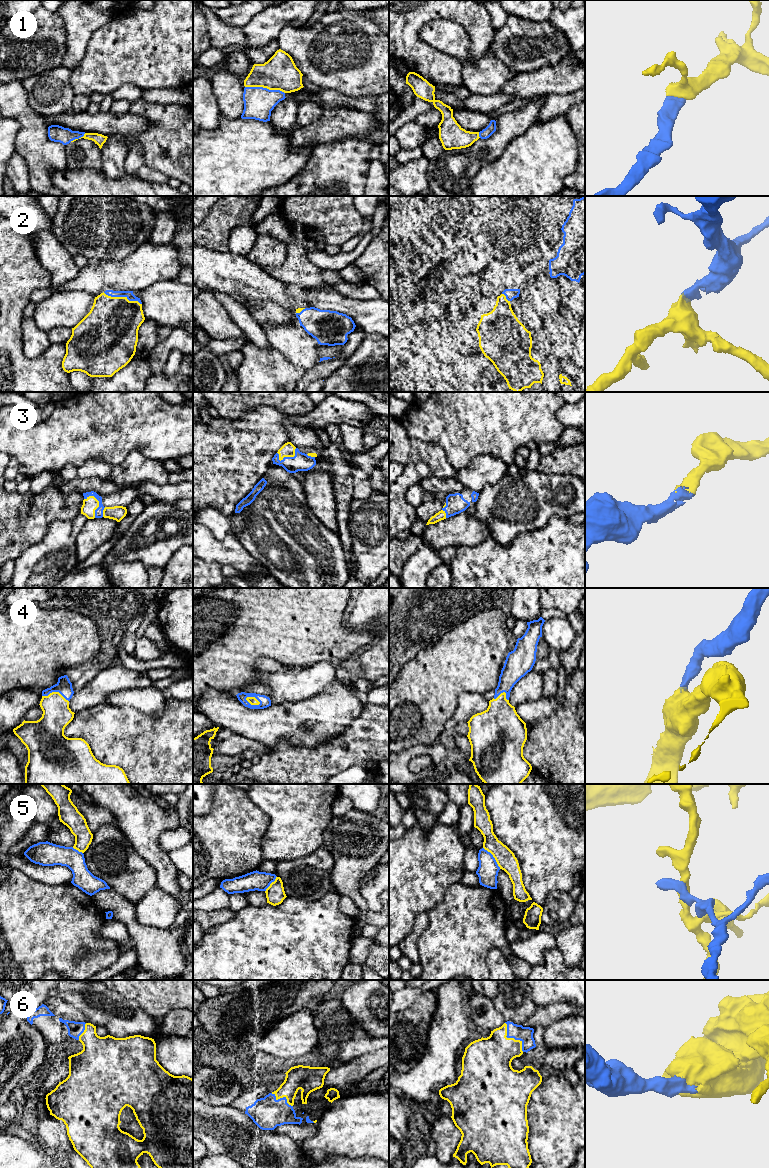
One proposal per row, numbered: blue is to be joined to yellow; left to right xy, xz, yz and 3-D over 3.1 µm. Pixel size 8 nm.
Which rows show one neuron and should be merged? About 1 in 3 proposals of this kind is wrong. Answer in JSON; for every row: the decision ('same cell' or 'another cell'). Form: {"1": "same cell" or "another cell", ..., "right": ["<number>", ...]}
{"1": "same cell", "2": "same cell", "3": "same cell", "4": "same cell", "5": "another cell", "6": "same cell", "right": ["1", "2", "3", "4", "6"]}

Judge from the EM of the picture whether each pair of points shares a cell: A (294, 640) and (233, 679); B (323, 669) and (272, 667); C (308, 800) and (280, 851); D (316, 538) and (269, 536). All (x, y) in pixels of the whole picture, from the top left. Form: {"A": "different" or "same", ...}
{"A": "same", "B": "same", "C": "same", "D": "same"}

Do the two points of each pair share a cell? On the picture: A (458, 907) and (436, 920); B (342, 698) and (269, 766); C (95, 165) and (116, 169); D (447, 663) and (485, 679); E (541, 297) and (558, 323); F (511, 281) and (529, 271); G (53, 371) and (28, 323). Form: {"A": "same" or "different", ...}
{"A": "same", "B": "different", "C": "different", "D": "same", "E": "different", "F": "different", "G": "different"}

